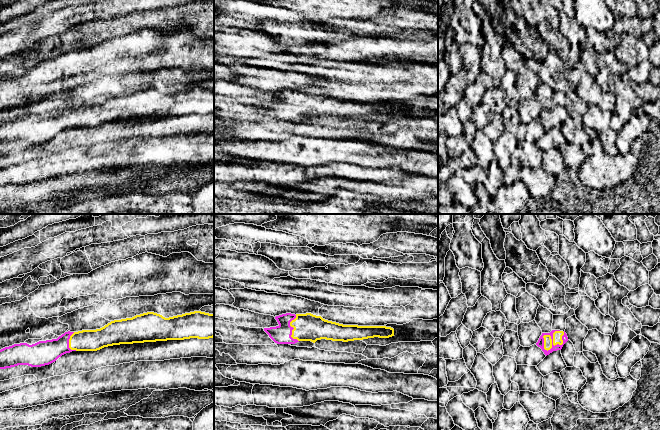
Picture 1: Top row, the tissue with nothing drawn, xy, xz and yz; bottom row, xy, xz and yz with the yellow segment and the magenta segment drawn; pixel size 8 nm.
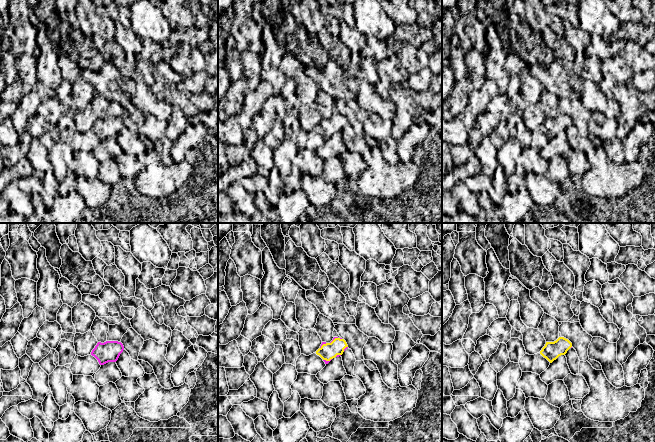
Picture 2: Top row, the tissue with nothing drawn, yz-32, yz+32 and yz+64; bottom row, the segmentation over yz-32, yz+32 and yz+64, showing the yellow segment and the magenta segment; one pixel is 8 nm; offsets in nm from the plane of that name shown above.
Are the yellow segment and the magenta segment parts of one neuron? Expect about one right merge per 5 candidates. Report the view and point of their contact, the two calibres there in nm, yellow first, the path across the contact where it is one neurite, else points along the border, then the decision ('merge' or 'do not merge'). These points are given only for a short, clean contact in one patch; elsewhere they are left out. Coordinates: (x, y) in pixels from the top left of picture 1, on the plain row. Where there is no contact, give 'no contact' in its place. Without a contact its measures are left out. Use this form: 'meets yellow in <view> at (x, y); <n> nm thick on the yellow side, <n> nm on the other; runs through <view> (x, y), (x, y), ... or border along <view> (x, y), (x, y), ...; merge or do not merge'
meets yellow in yz at (558, 119); 80 nm thick on the yellow side, 60 nm on the other; runs through yz (557, 111), (558, 119), (547, 126), (540, 119); merge

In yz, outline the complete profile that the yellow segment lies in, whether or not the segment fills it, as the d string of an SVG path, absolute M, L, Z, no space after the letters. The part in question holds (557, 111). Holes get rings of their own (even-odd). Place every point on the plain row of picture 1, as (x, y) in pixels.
M552 106L550 109L542 109L536 121L547 132L553 127L561 126L567 117L568 113L565 107Z

